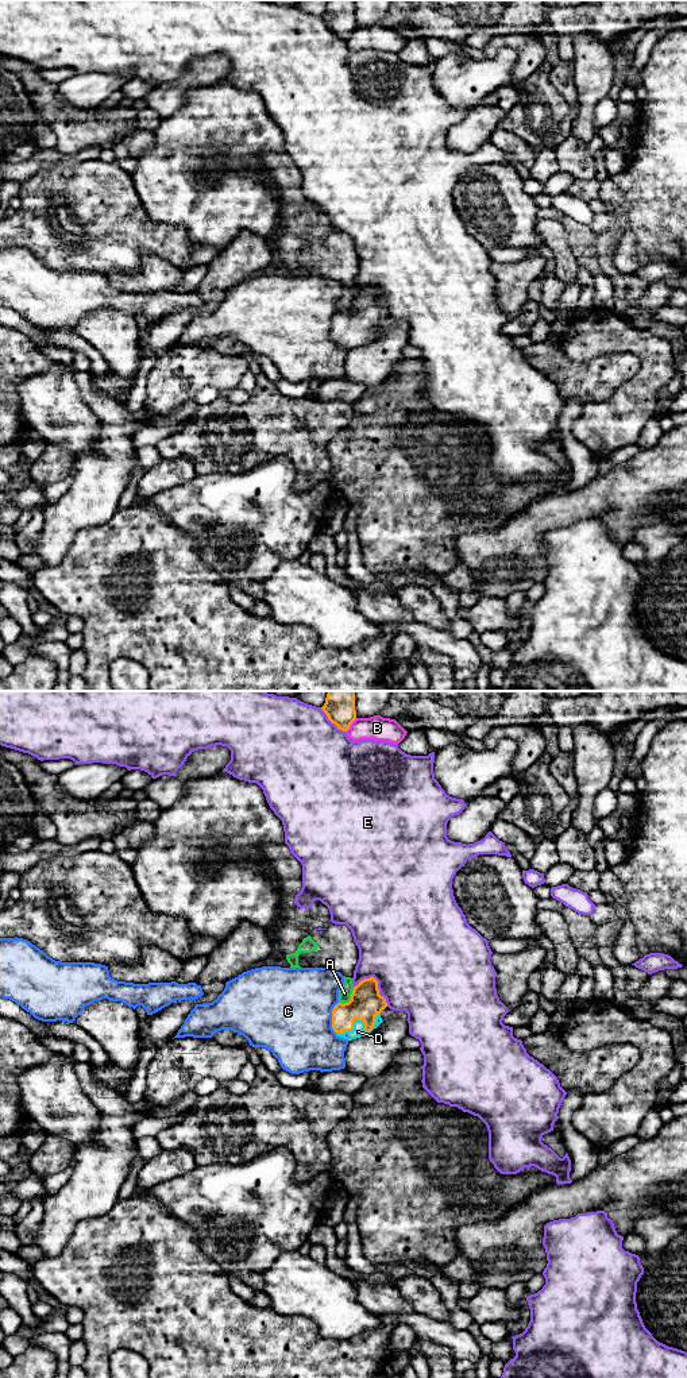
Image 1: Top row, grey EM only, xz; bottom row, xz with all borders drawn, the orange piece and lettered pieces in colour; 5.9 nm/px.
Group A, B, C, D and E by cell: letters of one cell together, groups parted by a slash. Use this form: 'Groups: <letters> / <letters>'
Groups: A / B / C / D / E

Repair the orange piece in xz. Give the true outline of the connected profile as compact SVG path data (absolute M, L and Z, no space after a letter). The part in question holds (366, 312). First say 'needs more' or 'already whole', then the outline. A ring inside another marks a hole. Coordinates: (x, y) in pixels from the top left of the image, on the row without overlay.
needs more; M374 286L362 289L354 296L348 312L337 312L332 319L332 337L337 346L352 350L367 344L383 329L381 321L387 316L379 304Z

